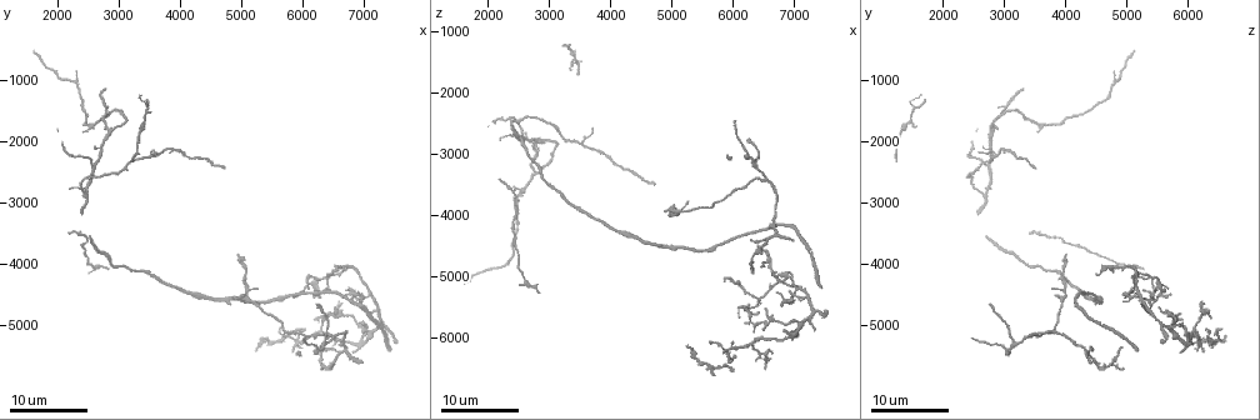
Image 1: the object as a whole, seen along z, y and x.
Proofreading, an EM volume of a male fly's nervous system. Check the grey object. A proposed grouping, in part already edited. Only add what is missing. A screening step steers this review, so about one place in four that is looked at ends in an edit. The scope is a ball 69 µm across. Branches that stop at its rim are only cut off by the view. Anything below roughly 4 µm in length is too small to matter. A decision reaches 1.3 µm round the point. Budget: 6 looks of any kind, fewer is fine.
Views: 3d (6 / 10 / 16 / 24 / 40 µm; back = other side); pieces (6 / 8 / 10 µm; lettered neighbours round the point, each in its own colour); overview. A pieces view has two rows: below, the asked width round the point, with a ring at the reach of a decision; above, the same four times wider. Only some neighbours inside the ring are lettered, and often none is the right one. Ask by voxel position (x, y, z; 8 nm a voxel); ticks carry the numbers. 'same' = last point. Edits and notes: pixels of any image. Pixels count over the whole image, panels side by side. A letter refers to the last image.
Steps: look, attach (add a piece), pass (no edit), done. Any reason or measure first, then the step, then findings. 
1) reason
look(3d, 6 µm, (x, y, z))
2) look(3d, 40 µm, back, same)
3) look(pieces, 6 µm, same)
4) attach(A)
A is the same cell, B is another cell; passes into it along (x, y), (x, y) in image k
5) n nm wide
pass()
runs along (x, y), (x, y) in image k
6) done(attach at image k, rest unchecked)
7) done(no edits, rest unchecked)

an open end
look(3d, 16 µm, (4650, 2450, 3450))

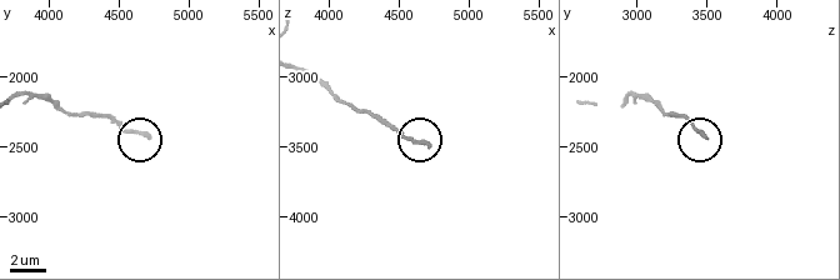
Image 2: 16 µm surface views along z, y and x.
look(pieces, 8 µm, (4700, 2420, 3480))

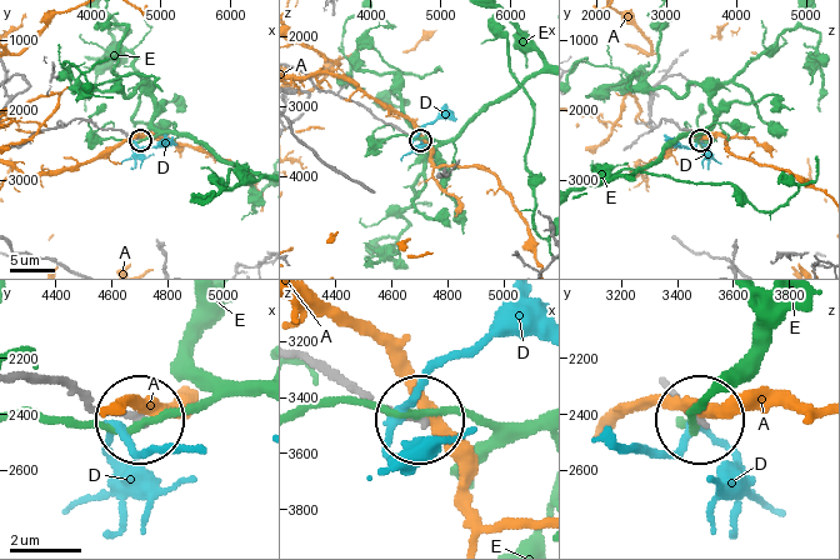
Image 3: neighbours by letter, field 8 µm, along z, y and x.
pass()
A, D and E are other cells; runs along (300, 355), (380, 405), (413, 414) in image 3; no lettered piece goes on from it

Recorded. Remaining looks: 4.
branch stops here
look(3d, 16 µm, (2750, 1150, 3350))

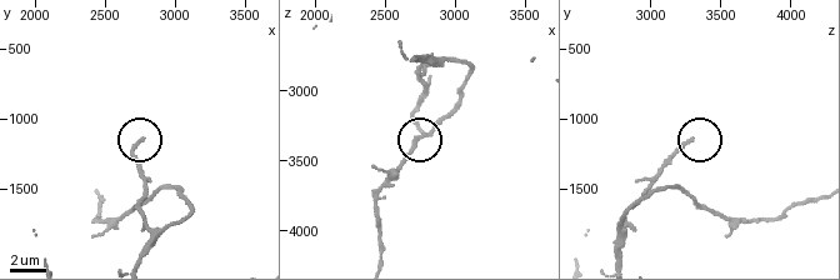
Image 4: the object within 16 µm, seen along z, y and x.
look(pieces, 6 µm, (2780, 1140, 3300))

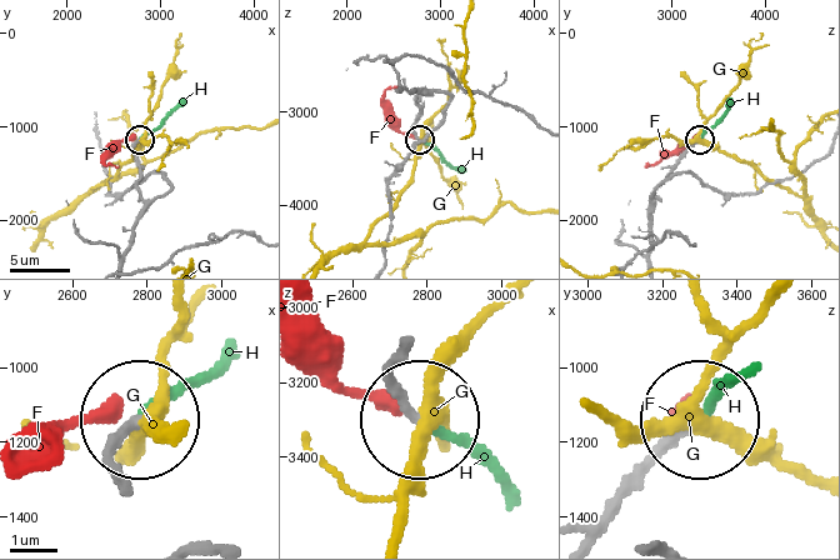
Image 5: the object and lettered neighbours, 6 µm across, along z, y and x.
attach(H)
H is the same cell, F and G are other cells; passes into it along (419, 110), (415, 138), (465, 169) in image 5; it goes on there

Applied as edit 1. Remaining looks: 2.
done(attach at image 5, rest unchecked)

